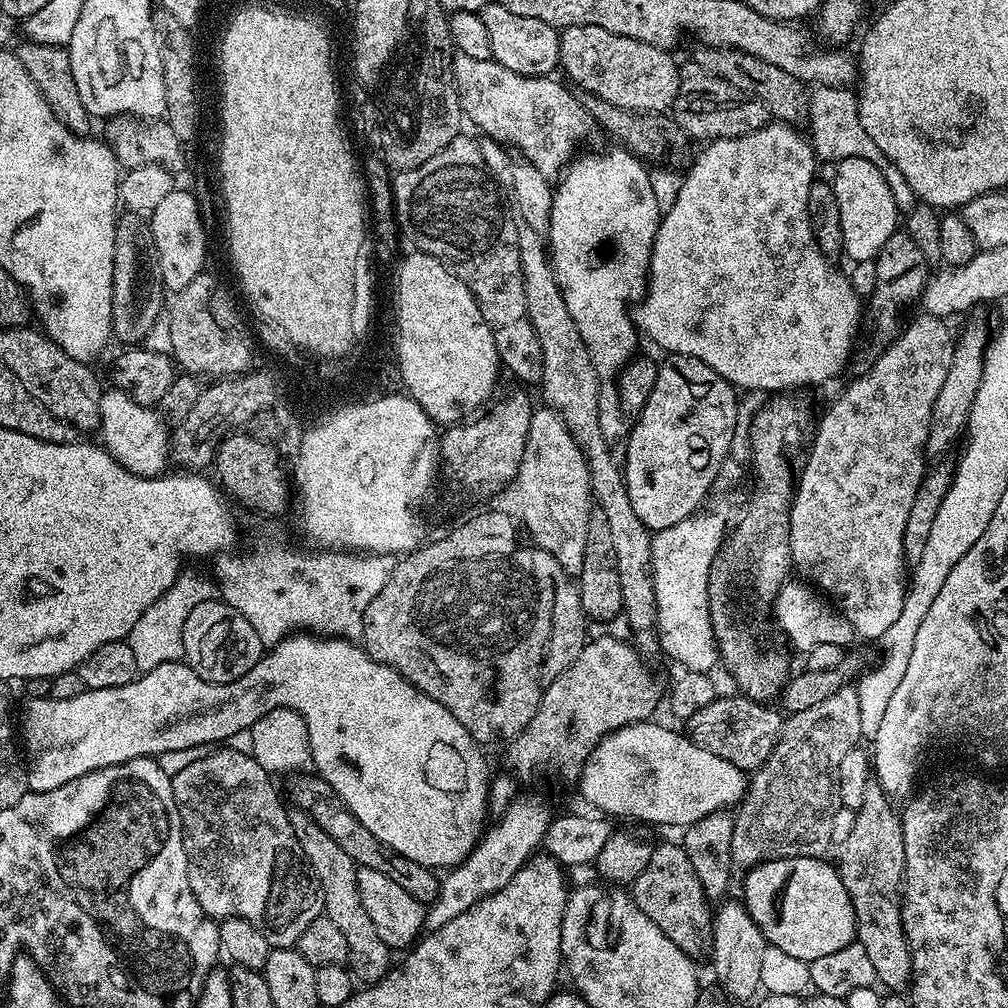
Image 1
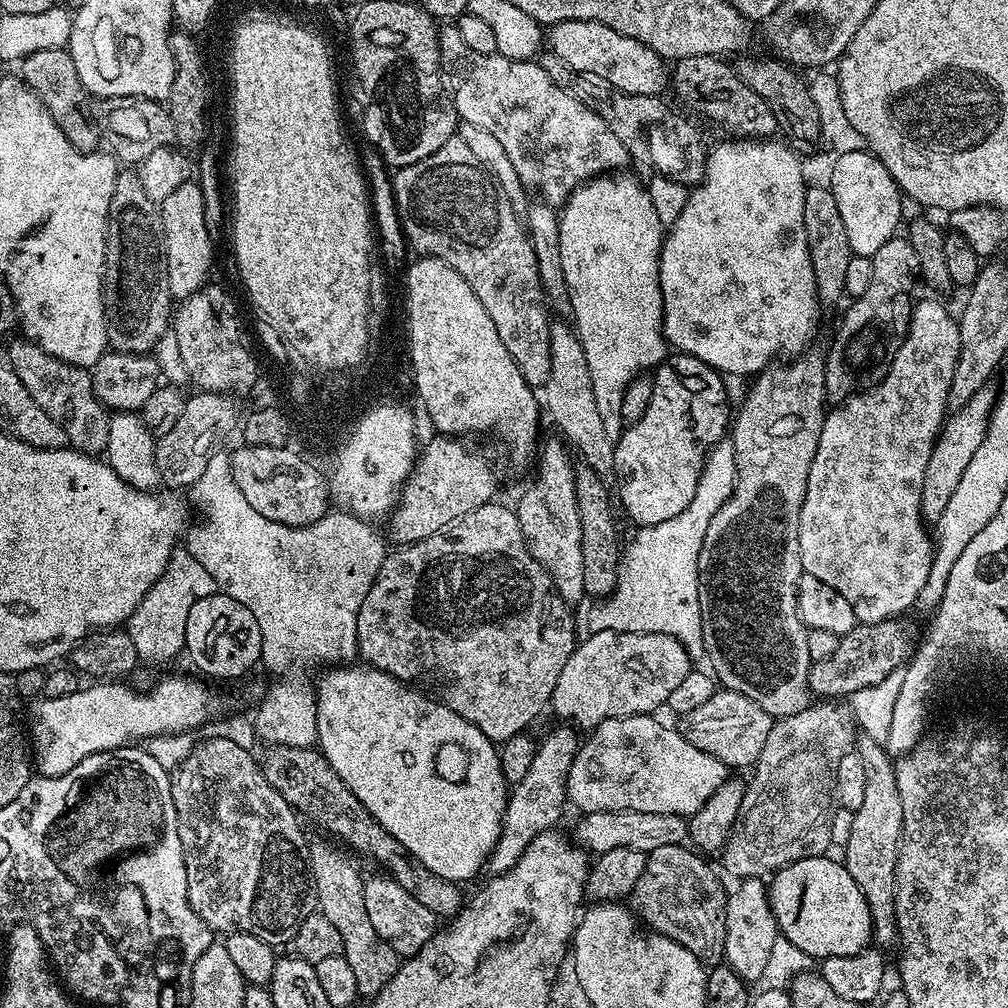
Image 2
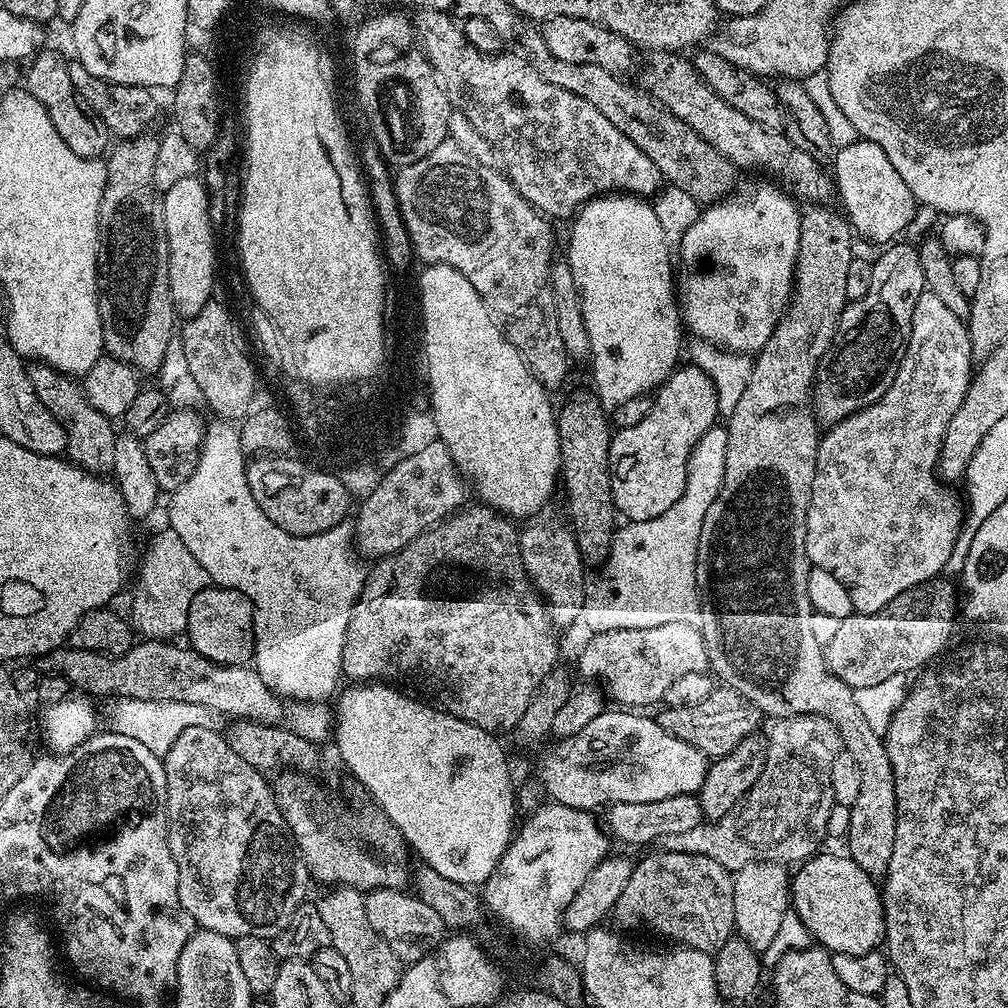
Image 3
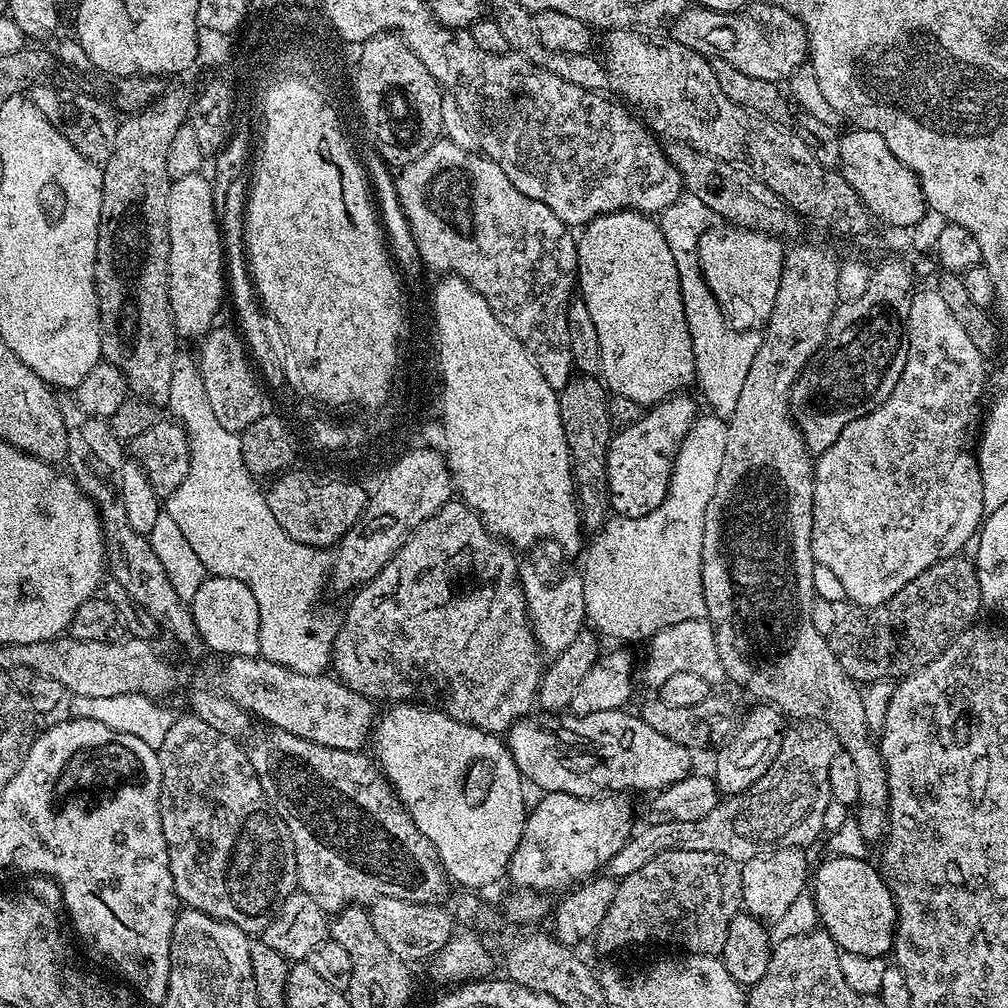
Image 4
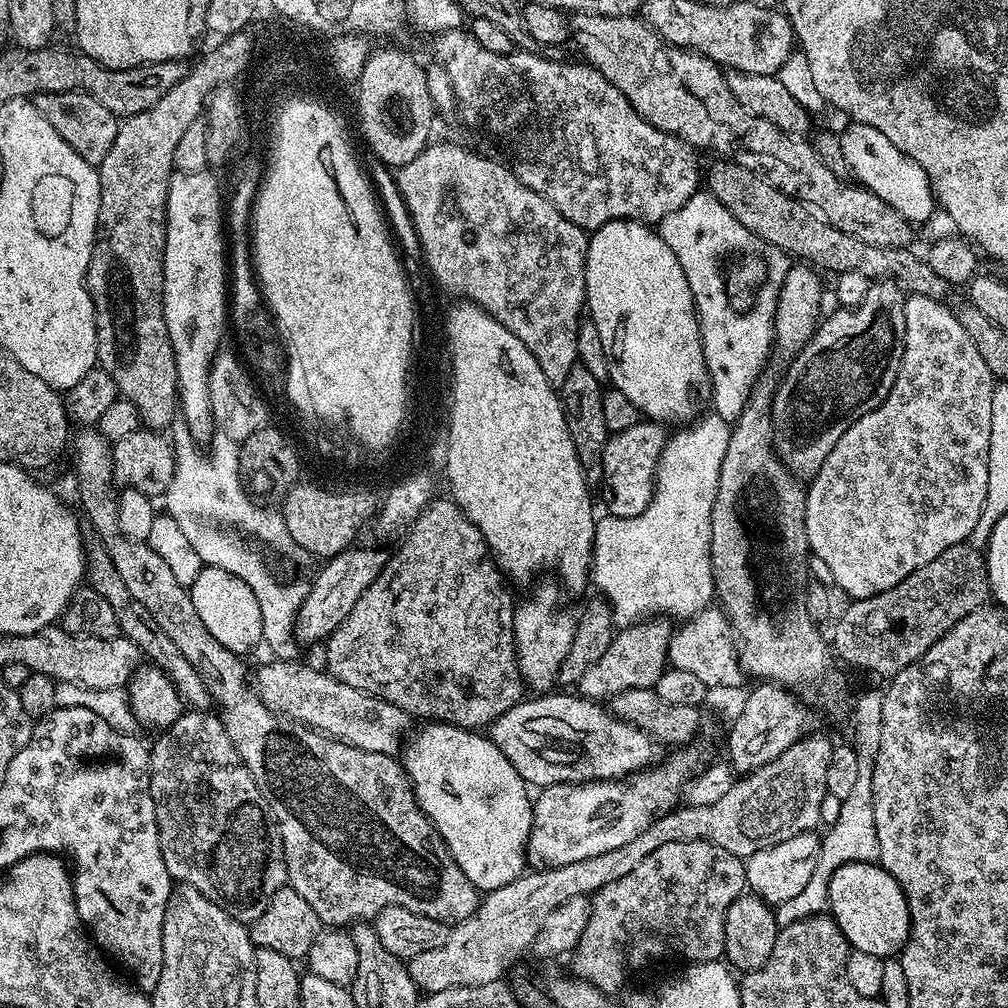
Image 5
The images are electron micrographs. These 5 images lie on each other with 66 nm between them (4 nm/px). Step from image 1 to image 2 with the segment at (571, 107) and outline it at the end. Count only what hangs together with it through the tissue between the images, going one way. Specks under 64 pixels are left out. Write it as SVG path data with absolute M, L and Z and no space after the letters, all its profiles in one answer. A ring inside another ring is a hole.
M456 26L441 27L440 37L440 67L447 83L450 85L452 104L456 115L461 121L472 123L481 133L493 136L500 143L512 172L528 188L537 192L543 203L553 206L563 206L568 199L590 180L605 174L616 174L630 164L628 152L618 142L614 130L598 118L590 106L578 102L574 94L562 90L542 70L538 62L531 60L511 60L499 54L477 54L470 50Z

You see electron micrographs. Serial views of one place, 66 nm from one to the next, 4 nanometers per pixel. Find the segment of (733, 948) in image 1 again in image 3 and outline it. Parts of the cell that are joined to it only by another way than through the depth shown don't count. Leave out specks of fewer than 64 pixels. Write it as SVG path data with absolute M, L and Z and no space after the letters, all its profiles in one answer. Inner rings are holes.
M759 860L747 864L734 876L734 932L746 941L758 954L762 954L774 942L782 918L790 910L790 872L785 865L774 860Z

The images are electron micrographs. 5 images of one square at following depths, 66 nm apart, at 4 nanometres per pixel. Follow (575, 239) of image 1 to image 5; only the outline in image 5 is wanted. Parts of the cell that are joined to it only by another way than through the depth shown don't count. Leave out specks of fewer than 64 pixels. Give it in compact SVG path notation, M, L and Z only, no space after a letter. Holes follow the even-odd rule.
M615 220L606 226L595 229L588 238L584 298L587 315L594 322L594 326L598 326L598 334L602 334L602 346L608 355L608 380L611 387L622 390L622 394L626 394L626 398L630 398L630 402L634 402L634 406L638 406L638 410L649 421L667 422L669 425L671 425L670 423L678 424L674 426L684 426L695 421L702 412L700 410L700 392L707 393L710 388L708 367L704 357L704 343L700 337L702 324L701 321L696 321L696 316L698 317L696 299L692 297L690 282L687 274L682 270L682 262L678 262L678 258L674 258L674 250L670 250L670 246L666 246L666 242L662 242L659 231L653 230L649 225L641 224L639 220Z

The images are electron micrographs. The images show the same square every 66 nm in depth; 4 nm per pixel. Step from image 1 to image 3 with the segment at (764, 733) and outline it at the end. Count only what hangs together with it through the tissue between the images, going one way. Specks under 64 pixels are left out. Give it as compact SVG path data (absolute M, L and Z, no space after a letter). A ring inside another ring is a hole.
M723 686L713 687L712 693L695 706L665 707L663 711L658 716L662 730L674 734L674 738L682 738L682 742L694 746L708 758L729 756L747 736L757 731L762 721L762 713L742 698L742 694Z

